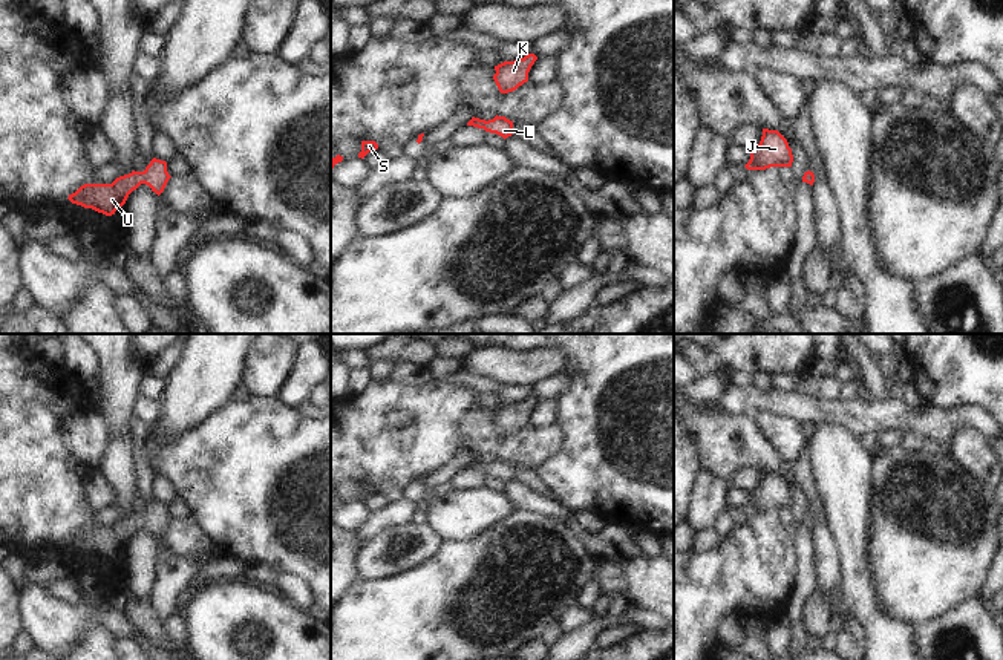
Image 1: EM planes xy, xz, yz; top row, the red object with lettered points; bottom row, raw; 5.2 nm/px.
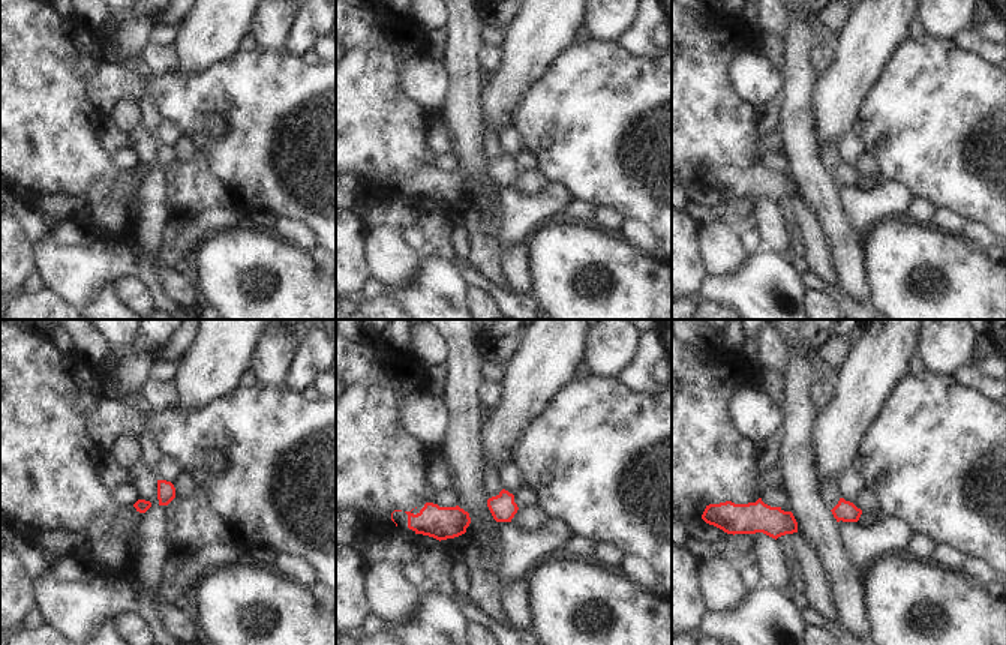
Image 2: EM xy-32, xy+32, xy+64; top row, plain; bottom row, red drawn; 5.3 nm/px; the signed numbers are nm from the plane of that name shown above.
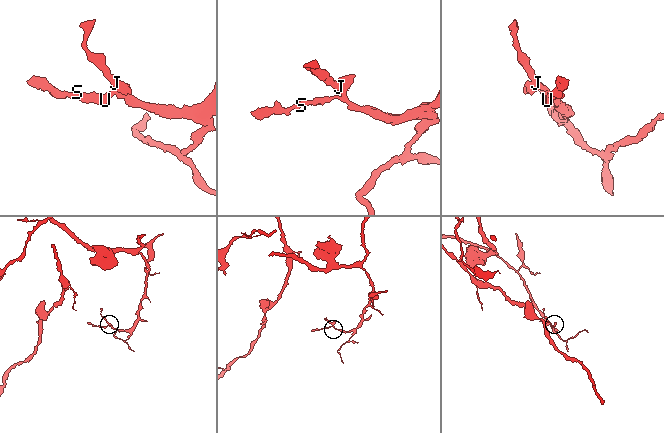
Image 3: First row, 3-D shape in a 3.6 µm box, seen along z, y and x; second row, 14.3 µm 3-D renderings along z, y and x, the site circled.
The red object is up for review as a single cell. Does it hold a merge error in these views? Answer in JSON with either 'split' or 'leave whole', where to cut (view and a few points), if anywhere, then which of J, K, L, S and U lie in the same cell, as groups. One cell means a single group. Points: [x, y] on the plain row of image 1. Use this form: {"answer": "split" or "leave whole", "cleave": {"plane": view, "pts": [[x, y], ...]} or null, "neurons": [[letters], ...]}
{"answer": "leave whole", "cleave": null, "neurons": [["J", "K", "L", "S", "U"]]}

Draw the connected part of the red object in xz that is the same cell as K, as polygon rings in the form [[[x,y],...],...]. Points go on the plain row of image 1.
[[[528,397],[524,401],[515,404],[504,404],[495,409],[496,417],[493,423],[501,436],[508,436],[516,433],[519,429],[528,424],[528,415],[537,400],[534,397]]]

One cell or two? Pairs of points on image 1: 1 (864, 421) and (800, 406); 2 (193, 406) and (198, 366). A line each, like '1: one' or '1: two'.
1: one
2: one

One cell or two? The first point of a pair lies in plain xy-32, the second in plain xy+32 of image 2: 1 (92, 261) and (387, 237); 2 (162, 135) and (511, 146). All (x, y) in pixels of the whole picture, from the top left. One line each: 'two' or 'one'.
1: one
2: one

